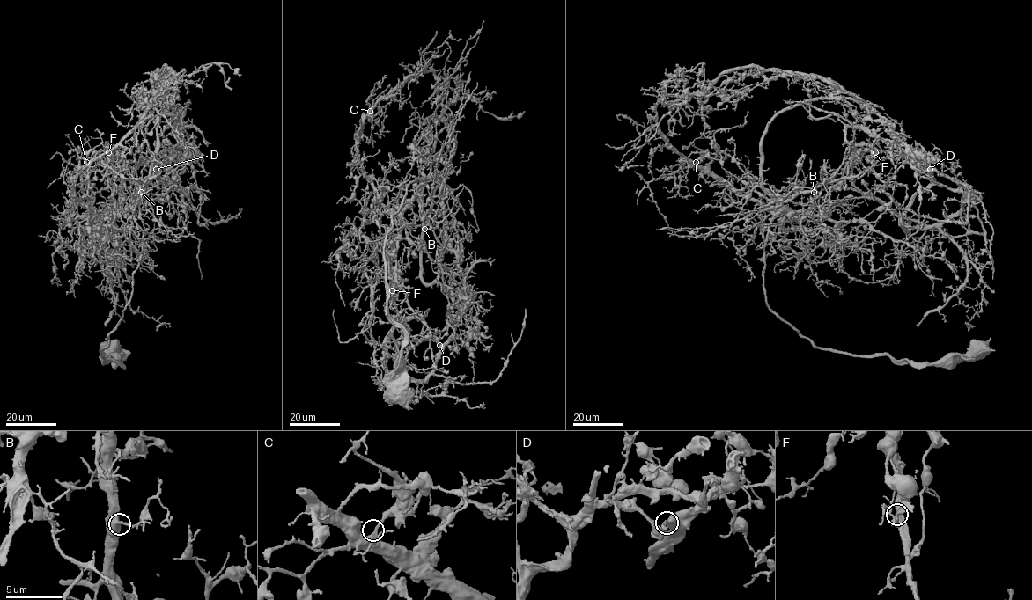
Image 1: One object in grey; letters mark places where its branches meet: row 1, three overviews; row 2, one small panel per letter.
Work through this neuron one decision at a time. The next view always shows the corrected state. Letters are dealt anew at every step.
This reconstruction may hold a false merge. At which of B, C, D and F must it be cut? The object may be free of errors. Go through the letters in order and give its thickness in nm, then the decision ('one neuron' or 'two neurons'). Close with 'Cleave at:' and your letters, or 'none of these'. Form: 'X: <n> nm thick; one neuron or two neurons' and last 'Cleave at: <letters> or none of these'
B: 480 nm thick; one neuron
C: 440 nm thick; one neuron
D: 420 nm thick; one neuron
F: 440 nm thick; two neurons
Cleave at: F

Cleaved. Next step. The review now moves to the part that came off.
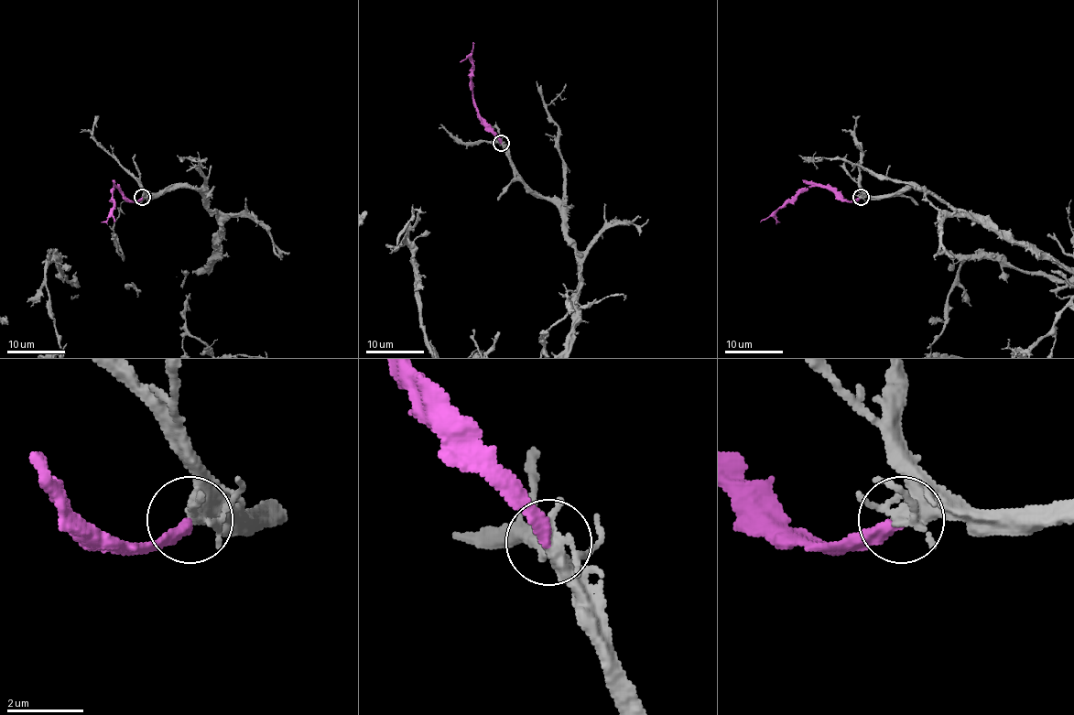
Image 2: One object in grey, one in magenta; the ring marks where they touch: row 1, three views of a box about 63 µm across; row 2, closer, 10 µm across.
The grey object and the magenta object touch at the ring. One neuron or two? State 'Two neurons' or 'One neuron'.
One neuron

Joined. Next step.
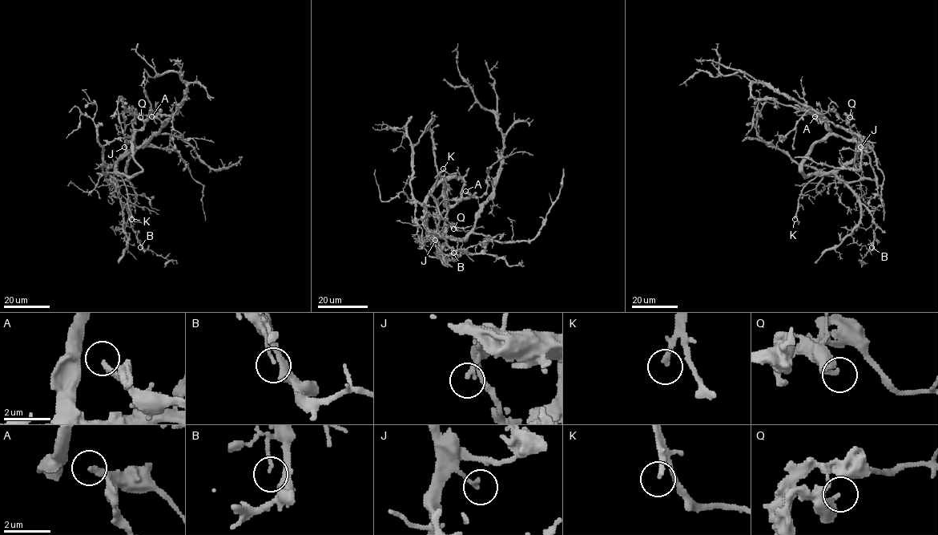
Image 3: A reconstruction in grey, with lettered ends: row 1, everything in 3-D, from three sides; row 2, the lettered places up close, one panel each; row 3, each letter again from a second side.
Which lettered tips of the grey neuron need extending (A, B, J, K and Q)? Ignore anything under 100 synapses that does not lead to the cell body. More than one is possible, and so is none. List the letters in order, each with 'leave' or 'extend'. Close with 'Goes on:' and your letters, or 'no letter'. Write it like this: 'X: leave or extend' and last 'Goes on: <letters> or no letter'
A: leave
B: leave
J: leave
K: extend
Q: leave
Goes on: K

